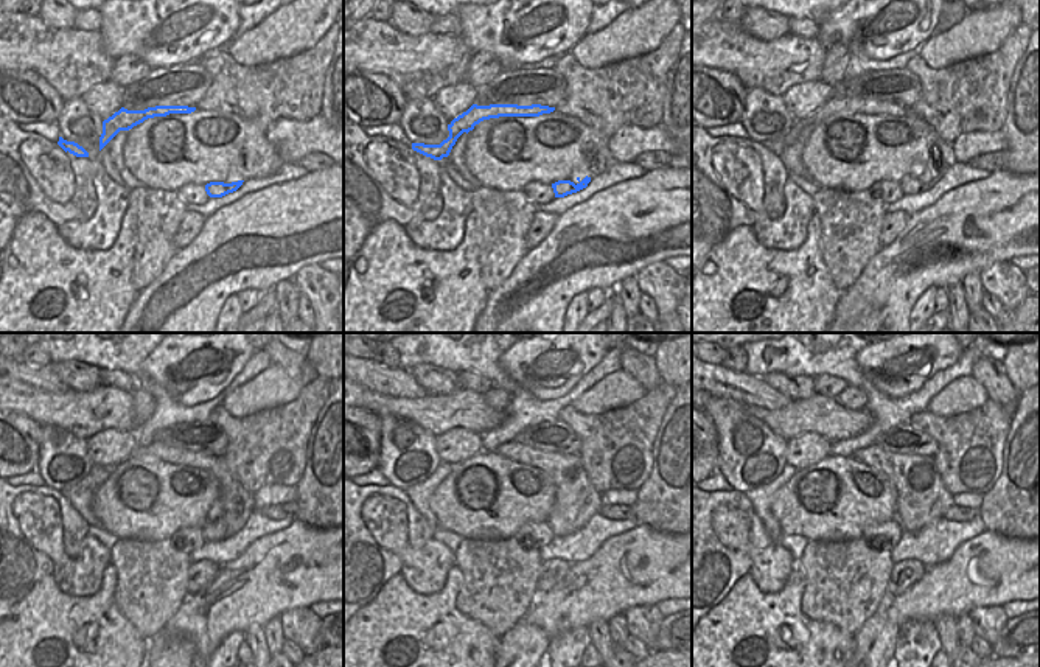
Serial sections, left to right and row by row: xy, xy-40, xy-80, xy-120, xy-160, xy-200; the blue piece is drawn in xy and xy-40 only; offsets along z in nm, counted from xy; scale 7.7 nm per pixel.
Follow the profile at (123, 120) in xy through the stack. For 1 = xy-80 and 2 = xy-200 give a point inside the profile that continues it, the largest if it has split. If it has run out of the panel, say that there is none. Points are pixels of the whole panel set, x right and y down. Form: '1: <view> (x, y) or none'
1: xy-80 (837, 104)
2: xy-200 (922, 496)

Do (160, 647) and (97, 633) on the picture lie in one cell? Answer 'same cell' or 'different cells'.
different cells

